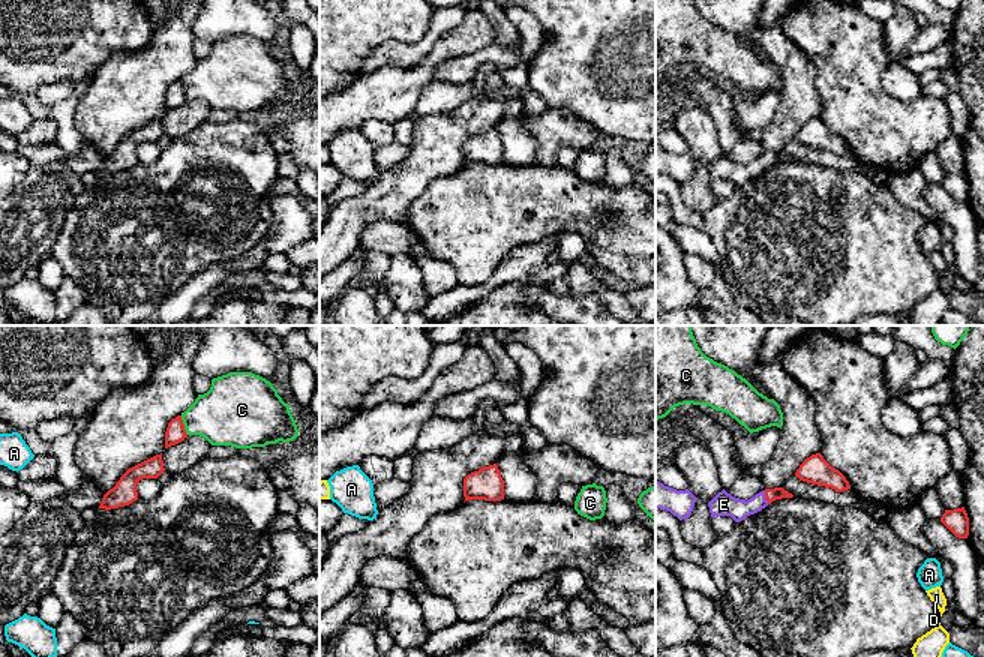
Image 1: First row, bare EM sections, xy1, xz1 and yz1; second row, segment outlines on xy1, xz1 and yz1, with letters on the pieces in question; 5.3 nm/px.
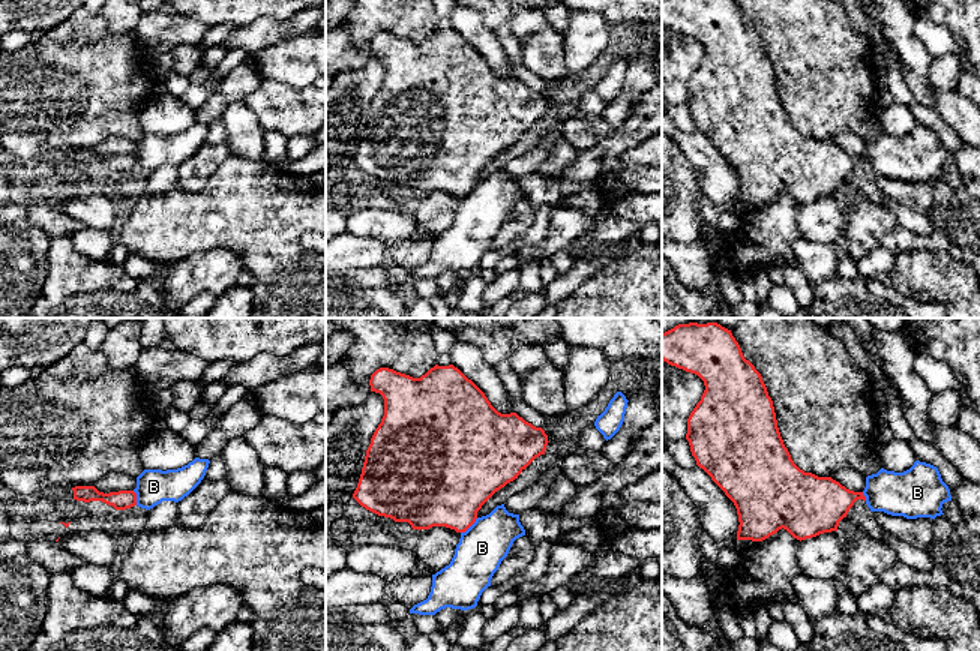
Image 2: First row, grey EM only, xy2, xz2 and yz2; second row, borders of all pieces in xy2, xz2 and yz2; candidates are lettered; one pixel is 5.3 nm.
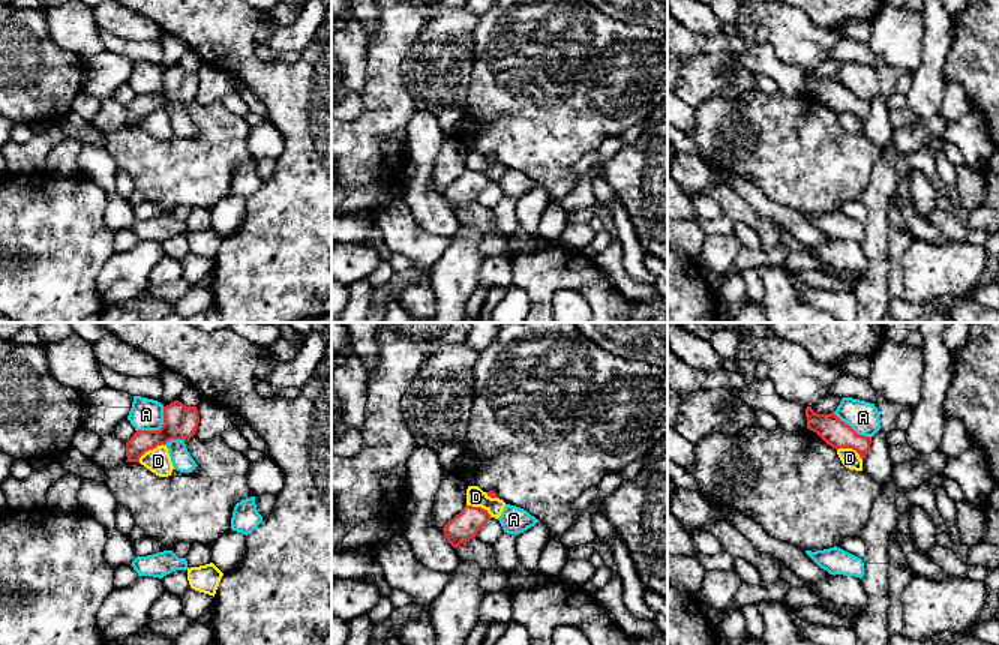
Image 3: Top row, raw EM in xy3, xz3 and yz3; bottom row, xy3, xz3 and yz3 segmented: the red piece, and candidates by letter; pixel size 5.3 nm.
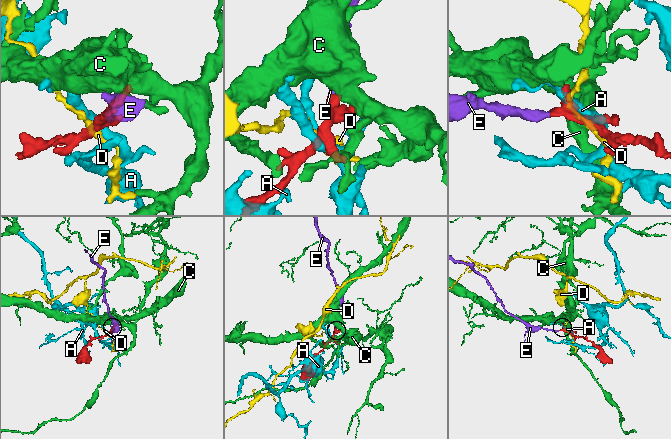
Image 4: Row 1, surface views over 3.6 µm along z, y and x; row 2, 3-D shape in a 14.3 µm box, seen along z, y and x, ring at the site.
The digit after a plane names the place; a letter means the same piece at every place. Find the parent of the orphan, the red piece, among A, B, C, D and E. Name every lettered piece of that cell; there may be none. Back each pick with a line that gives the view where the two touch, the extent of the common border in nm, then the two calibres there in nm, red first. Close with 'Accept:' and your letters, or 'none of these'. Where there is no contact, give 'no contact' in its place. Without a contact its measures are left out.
E: contact in yz1; length 80 nm; calibres 70 and 130 nm
Accept: E

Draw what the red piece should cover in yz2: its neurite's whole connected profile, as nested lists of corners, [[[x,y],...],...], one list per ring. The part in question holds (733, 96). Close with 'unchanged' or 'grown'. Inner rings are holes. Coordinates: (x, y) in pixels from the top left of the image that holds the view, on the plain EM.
[[[662,0],[662,24],[671,30],[698,39],[705,50],[701,64],[687,82],[687,98],[692,120],[711,144],[734,166],[738,178],[737,204],[762,206],[779,194],[786,194],[794,202],[806,204],[824,196],[837,195],[857,164],[866,165],[863,156],[854,156],[831,141],[818,141],[800,134],[780,100],[773,64],[761,38],[744,22],[734,0]]]; unchanged

